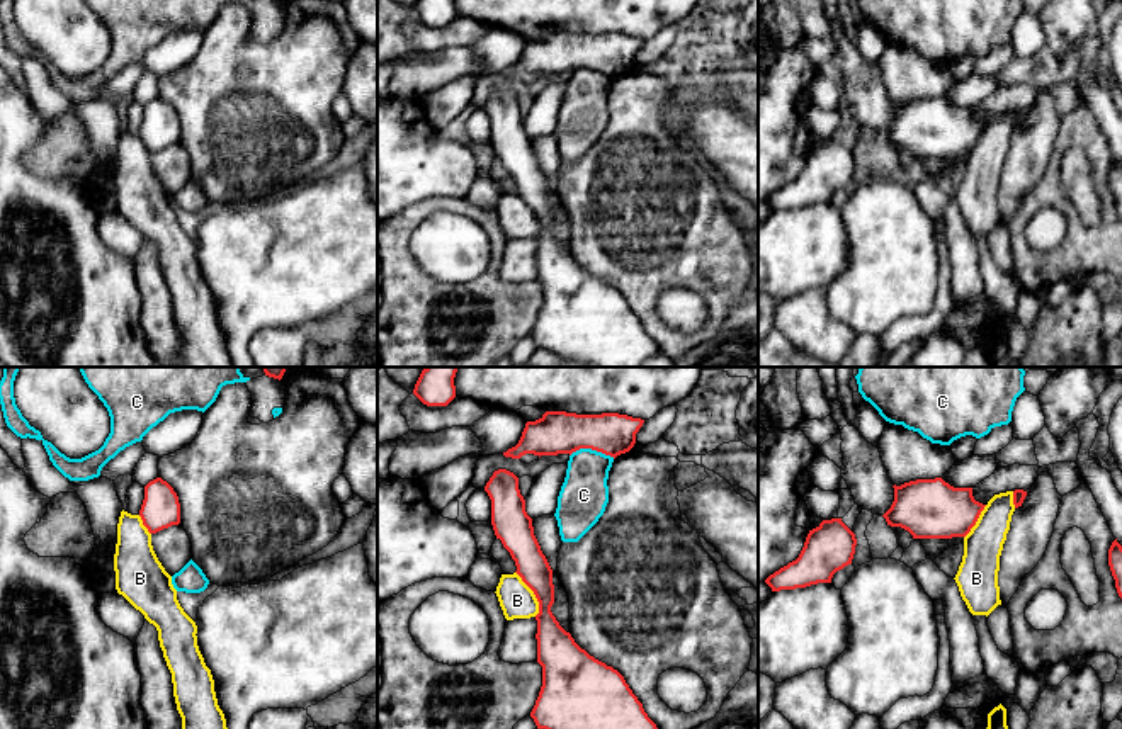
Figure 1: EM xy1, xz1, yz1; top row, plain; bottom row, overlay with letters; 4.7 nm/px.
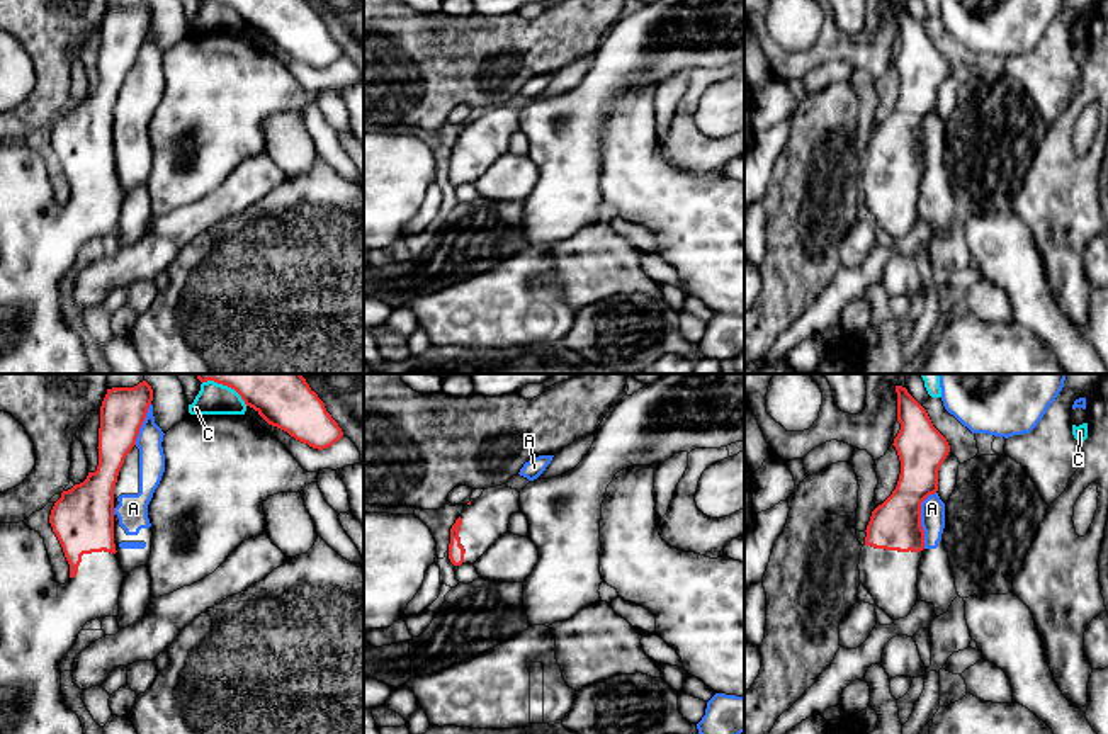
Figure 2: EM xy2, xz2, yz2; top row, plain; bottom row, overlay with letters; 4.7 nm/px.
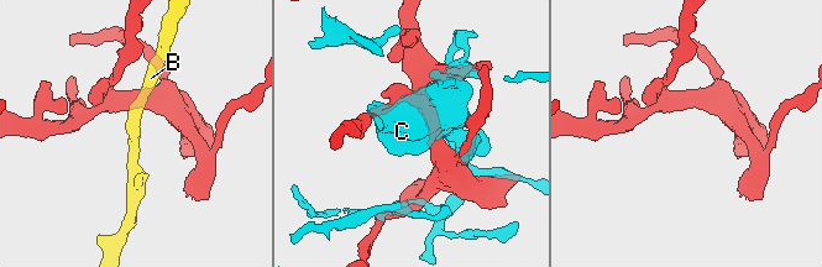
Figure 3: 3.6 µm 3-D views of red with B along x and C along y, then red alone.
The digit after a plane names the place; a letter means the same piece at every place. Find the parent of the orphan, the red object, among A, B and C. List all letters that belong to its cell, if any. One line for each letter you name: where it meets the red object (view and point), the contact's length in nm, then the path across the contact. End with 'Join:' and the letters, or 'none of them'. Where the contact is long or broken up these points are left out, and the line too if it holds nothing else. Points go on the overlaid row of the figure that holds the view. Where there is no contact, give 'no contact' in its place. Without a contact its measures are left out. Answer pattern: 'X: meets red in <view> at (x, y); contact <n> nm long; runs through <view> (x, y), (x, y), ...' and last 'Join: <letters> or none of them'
Join: none of them

